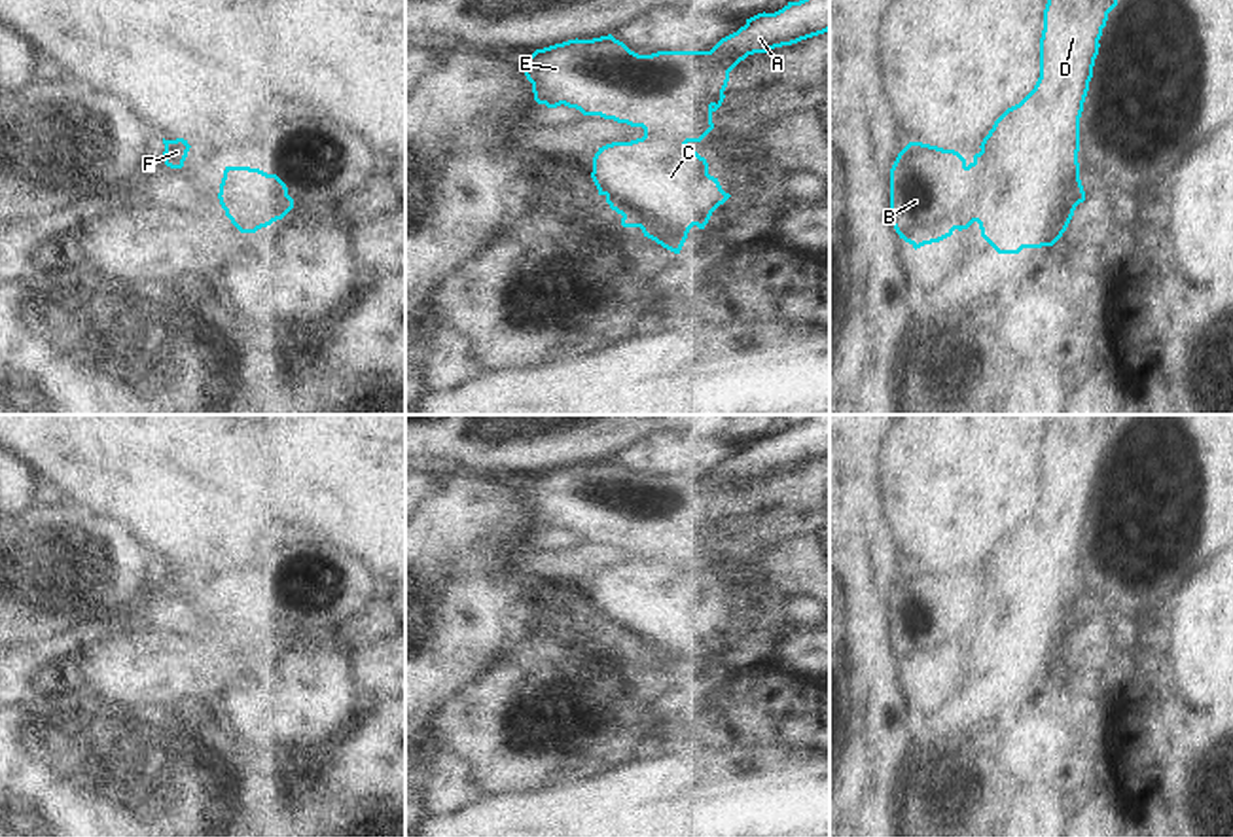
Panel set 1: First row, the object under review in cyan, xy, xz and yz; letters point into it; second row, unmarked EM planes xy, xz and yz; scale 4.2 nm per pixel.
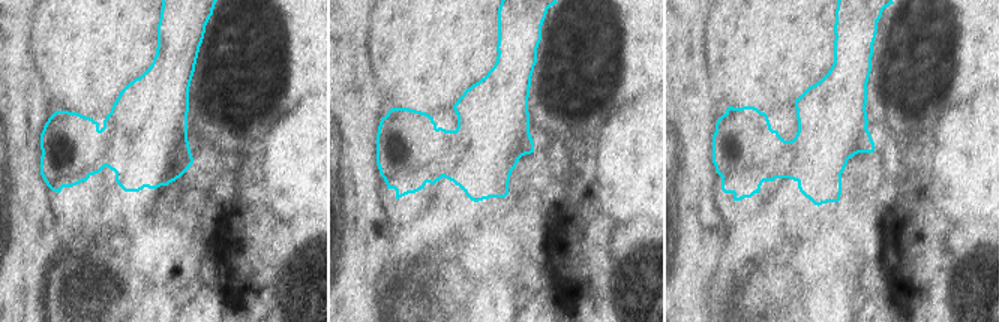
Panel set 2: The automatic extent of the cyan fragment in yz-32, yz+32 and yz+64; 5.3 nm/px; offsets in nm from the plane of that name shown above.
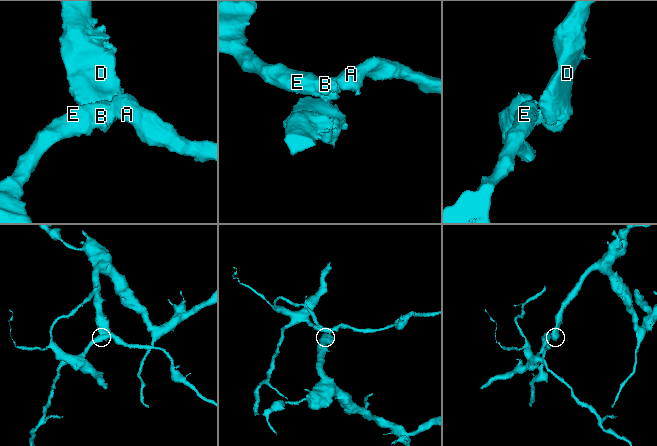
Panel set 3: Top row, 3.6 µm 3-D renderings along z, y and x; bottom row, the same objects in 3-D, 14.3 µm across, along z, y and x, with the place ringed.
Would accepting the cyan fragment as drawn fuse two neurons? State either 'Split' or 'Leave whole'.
Split.

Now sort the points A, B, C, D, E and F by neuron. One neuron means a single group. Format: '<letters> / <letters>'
A B E / C D F

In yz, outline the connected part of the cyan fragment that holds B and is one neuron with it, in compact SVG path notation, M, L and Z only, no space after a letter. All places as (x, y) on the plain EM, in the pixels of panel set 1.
M909 566L890 593L890 644L905 667L915 674L939 667L955 653L968 653L975 640L968 632L970 610L964 602L966 583L955 574Z

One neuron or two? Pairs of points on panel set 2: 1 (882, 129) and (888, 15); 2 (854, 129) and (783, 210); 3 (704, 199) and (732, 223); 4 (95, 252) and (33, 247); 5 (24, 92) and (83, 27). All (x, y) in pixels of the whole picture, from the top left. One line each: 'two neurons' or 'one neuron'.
1: one neuron
2: one neuron
3: two neurons
4: two neurons
5: two neurons

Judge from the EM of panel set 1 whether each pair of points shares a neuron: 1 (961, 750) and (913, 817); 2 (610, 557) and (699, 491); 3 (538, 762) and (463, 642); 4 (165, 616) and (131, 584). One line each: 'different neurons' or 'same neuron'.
1: same neuron
2: same neuron
3: different neurons
4: different neurons

